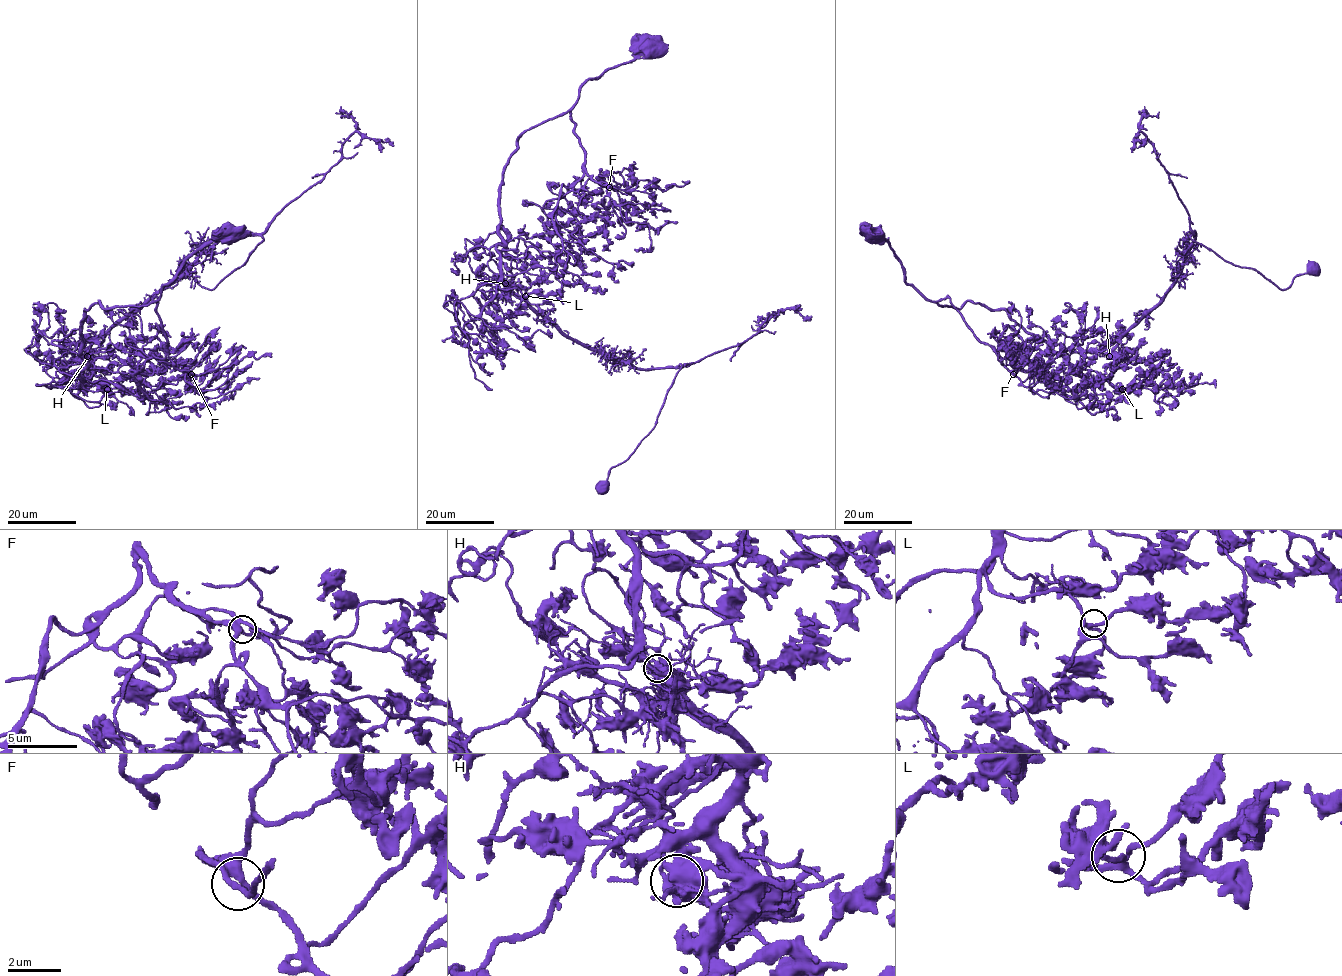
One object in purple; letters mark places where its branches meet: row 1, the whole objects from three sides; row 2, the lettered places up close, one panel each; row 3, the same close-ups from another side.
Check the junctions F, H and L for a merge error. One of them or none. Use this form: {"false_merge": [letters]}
{"false_merge": ["H"]}

